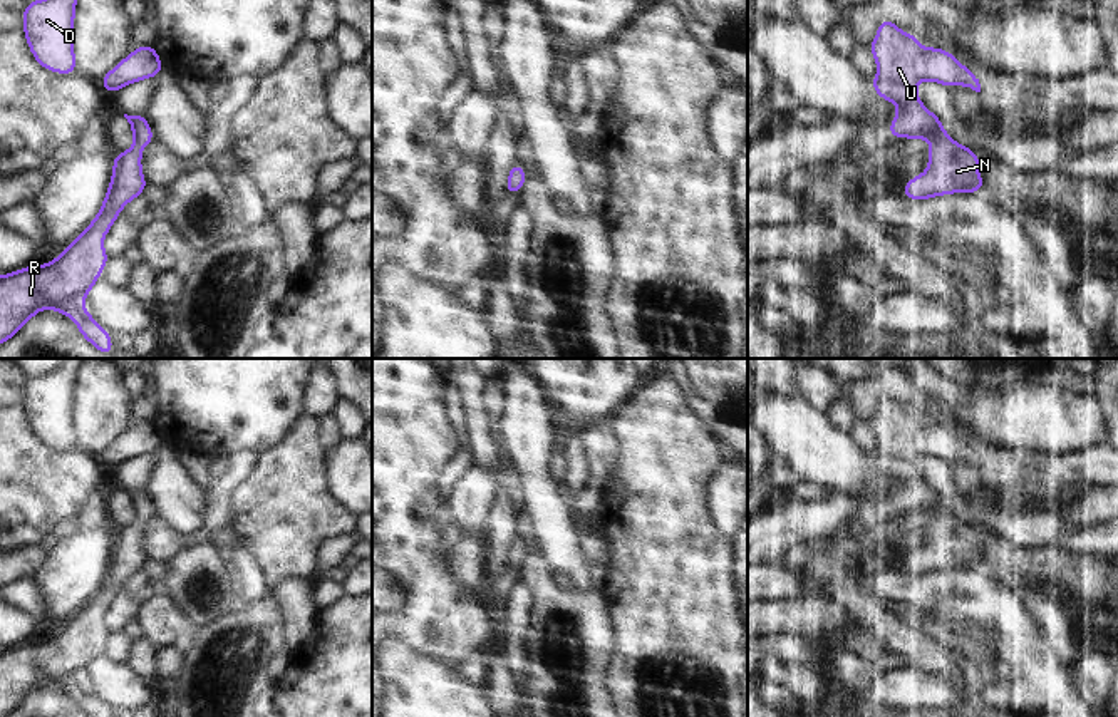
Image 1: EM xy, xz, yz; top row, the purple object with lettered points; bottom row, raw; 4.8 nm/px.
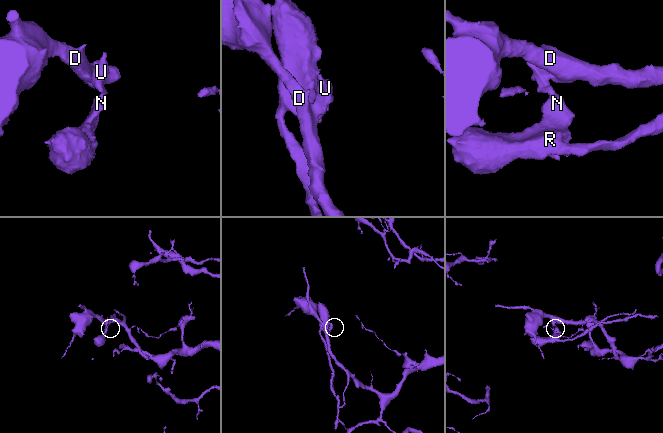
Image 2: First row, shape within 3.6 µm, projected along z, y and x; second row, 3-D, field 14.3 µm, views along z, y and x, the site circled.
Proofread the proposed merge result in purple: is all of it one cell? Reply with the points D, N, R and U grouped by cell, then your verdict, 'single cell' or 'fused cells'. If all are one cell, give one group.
D N R U | single cell

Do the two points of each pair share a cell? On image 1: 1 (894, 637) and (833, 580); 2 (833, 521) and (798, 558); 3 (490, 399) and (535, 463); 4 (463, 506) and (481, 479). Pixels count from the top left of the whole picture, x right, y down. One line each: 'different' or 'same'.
1: same
2: different
3: different
4: same

